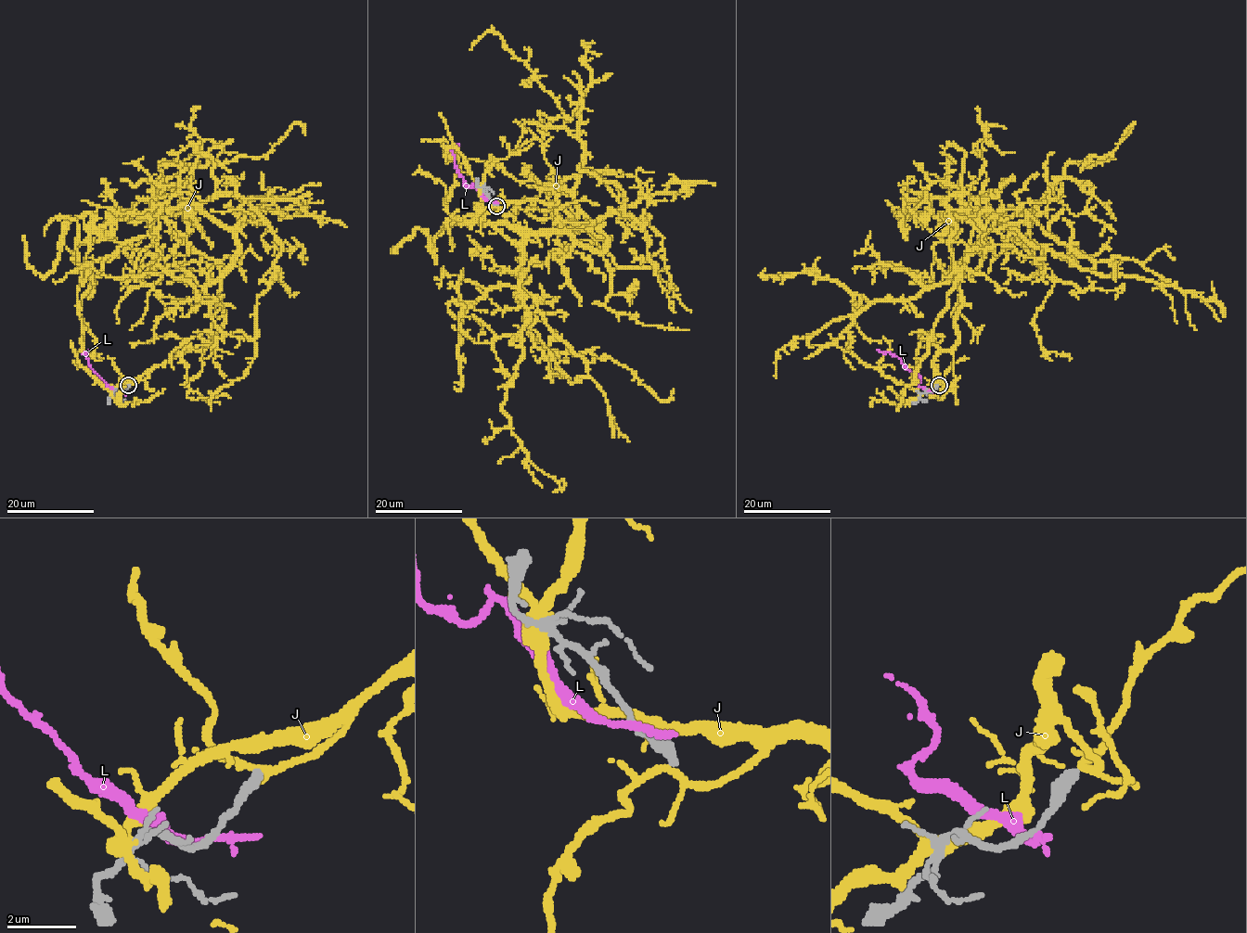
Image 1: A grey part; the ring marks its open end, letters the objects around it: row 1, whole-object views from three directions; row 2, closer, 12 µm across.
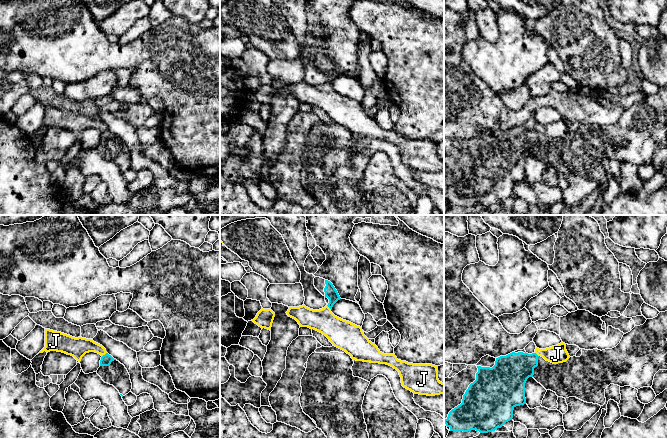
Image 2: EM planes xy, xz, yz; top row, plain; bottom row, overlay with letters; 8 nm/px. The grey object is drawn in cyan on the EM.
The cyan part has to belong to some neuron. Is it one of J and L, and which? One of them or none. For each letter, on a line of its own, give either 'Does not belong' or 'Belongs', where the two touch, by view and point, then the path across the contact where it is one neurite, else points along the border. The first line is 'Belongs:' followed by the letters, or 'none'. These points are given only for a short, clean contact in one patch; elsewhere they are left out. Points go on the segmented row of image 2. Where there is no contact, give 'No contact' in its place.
Belongs: none
J: Does not belong. Touches cyan at xy (105, 354). Boundary: xy (106, 352), (102, 356)
L: Does not belong. No contact

